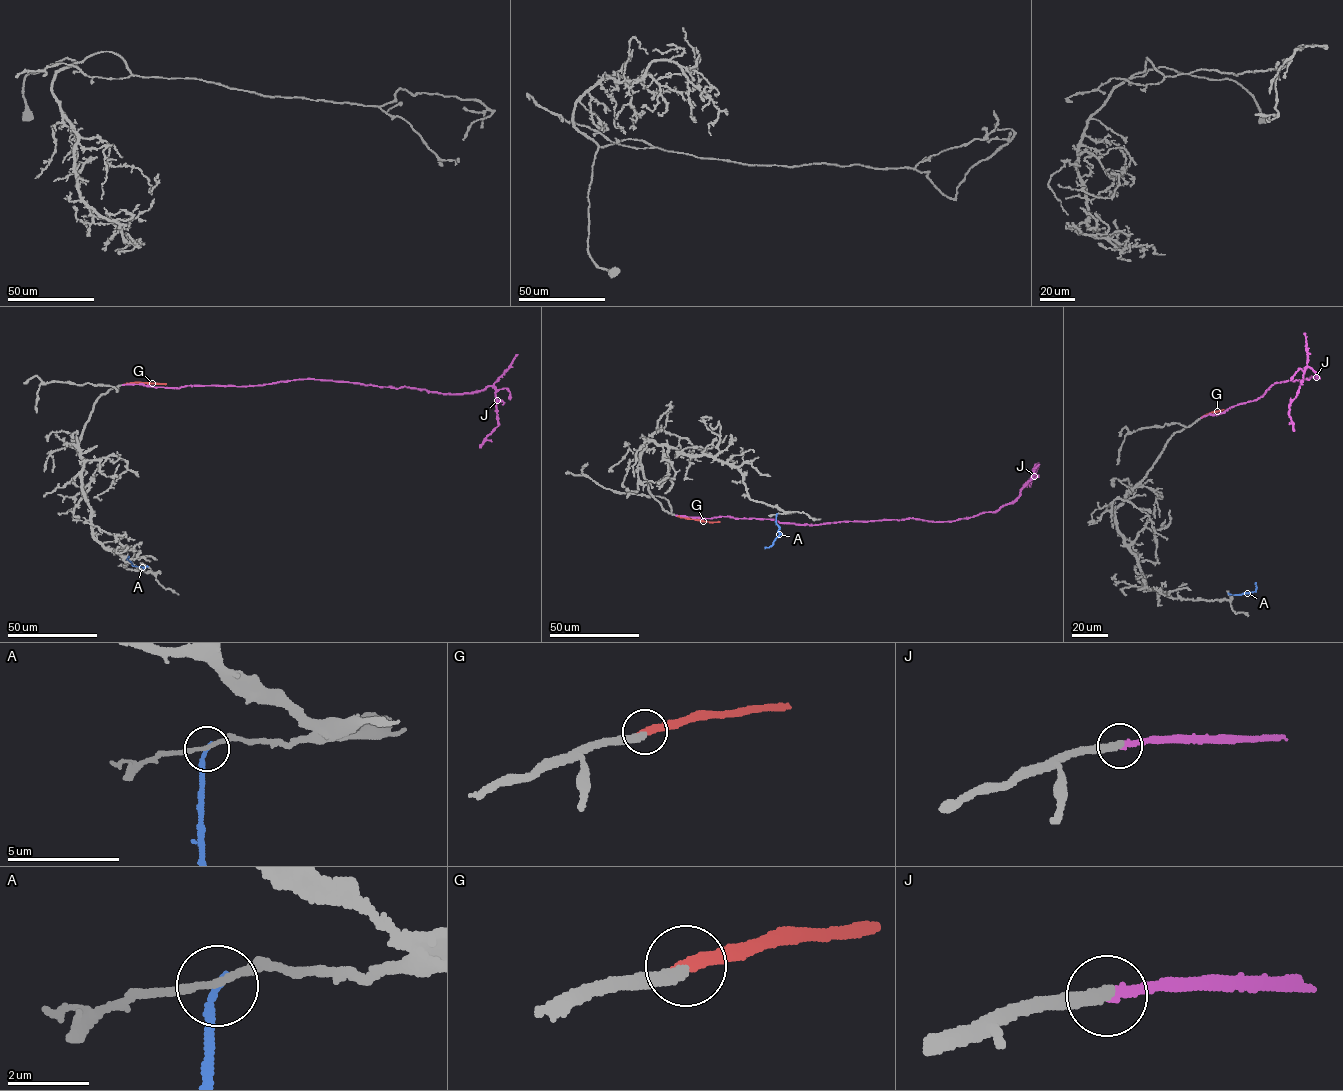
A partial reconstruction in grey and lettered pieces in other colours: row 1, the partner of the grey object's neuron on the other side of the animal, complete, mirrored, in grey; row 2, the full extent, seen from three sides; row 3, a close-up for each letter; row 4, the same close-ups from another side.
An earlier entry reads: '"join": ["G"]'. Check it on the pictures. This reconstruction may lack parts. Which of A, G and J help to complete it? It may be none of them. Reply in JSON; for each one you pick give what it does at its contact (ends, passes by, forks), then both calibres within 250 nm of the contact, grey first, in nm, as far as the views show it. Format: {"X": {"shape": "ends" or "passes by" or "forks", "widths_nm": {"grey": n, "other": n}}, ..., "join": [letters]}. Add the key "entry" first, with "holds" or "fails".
{"entry": "holds", "G": {"shape": "ends", "widths_nm": {"grey": 280, "other": 300}}, "join": ["G"]}

